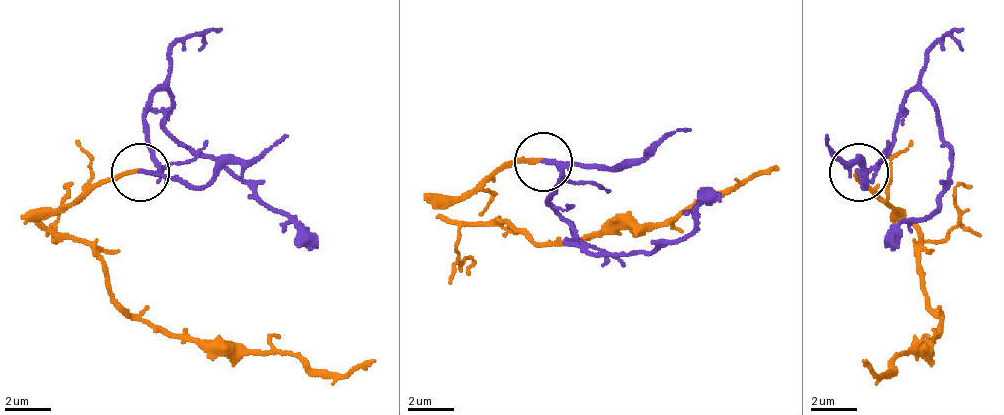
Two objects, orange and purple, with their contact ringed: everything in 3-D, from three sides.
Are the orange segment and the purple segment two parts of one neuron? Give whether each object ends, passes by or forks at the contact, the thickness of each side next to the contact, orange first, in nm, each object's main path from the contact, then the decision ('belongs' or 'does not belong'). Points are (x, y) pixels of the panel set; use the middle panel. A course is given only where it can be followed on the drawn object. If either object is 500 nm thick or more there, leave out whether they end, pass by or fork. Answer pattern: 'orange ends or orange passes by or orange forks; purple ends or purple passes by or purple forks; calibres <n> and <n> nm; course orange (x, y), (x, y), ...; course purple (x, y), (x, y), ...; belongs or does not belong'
orange ends; purple ends; calibres 190 and 240 nm; course orange (541, 163), (495, 169), (448, 215), (506, 221), (536, 244), (675, 221), (733, 186), (780, 169); course purple (541, 163), (559, 169), (547, 198), (582, 250), (658, 250), (693, 227), (710, 192); belongs

